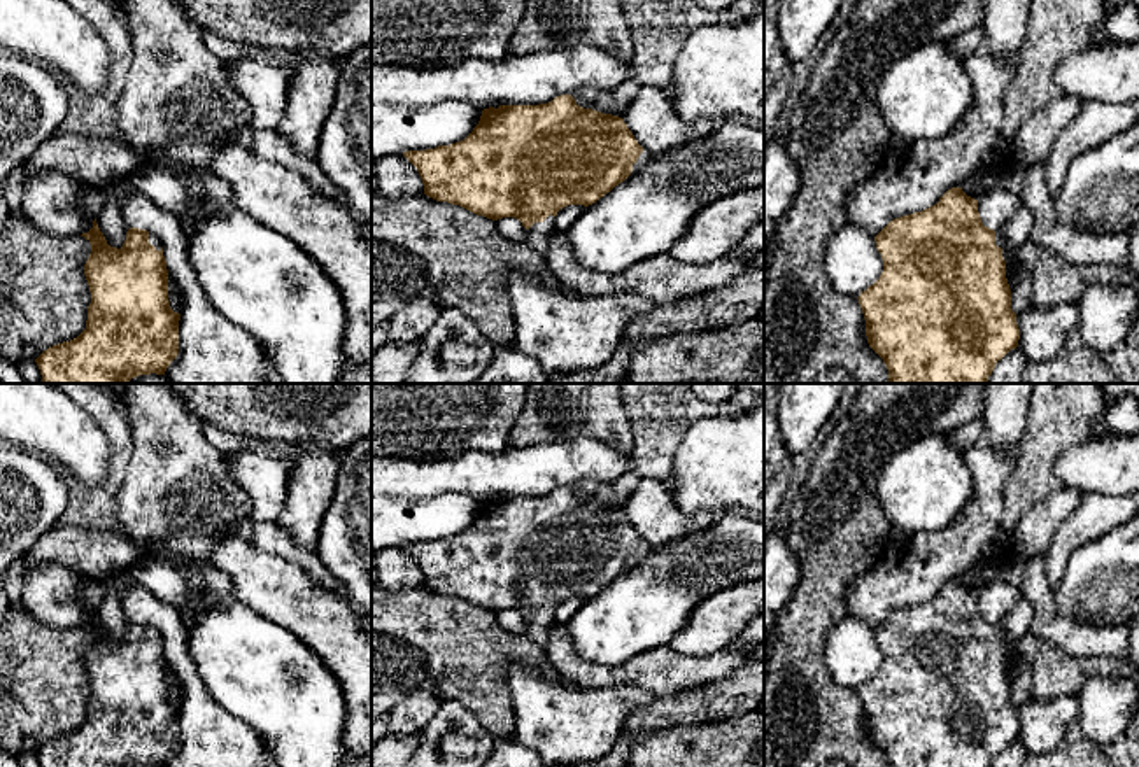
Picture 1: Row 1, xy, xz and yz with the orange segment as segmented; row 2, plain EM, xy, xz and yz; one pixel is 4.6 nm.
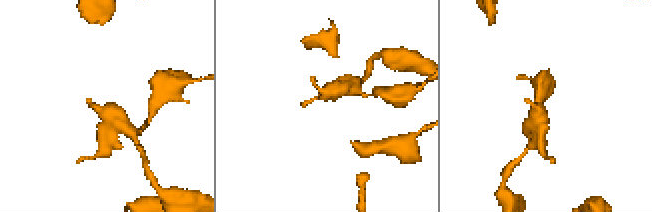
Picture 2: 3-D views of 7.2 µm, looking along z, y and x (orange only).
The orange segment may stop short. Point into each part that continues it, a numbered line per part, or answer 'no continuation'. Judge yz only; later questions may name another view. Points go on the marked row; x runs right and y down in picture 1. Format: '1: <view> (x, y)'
1: yz (1015, 232)

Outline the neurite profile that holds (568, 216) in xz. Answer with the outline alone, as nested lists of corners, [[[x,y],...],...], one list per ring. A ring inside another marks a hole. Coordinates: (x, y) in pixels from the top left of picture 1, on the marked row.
[[[568,205],[561,208],[555,215],[555,229],[568,231],[584,212],[585,212],[584,205]]]

